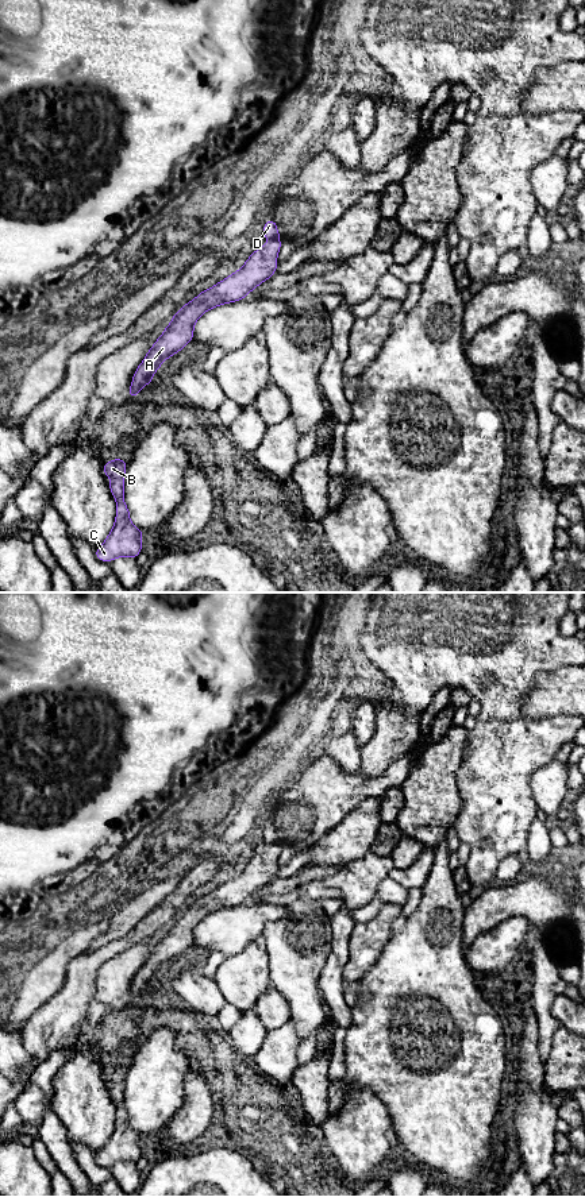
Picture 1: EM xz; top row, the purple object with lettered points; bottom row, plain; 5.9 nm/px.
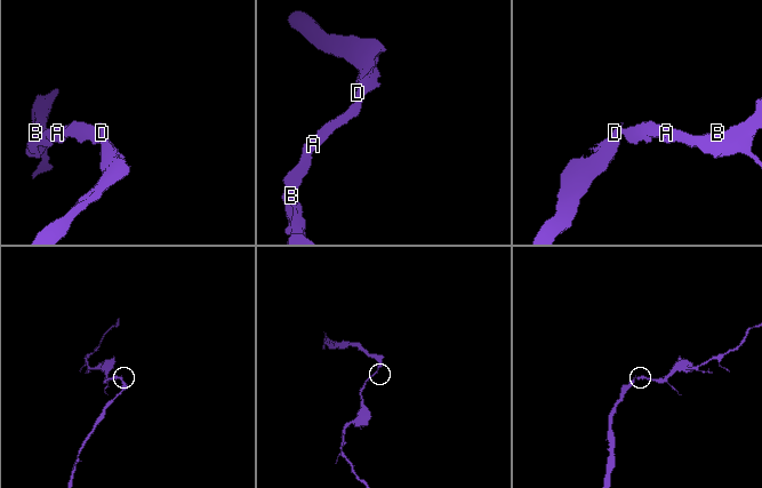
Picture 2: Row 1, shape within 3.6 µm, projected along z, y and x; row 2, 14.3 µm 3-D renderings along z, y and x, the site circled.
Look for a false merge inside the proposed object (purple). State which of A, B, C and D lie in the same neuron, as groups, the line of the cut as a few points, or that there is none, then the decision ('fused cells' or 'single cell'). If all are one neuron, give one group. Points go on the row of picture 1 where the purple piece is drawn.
A B C / D; cut in xz along (270, 238), (278, 239); fused cells

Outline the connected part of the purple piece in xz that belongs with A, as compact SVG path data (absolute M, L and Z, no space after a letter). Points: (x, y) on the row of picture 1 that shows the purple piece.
M270 239L263 247L255 250L238 271L186 302L172 317L170 324L135 370L127 397L136 397L143 386L153 382L153 374L161 364L193 340L195 324L203 313L245 300L257 286L272 278L278 266L277 256L281 246L280 239Z

